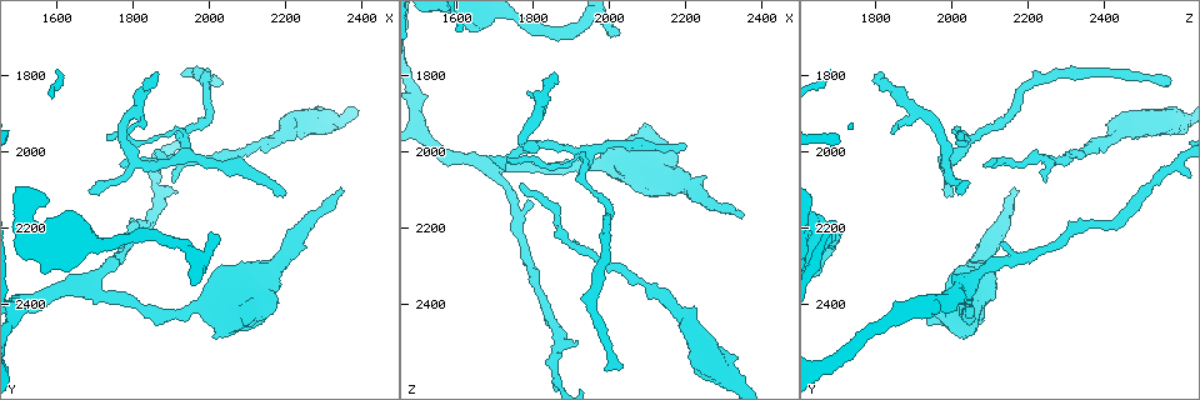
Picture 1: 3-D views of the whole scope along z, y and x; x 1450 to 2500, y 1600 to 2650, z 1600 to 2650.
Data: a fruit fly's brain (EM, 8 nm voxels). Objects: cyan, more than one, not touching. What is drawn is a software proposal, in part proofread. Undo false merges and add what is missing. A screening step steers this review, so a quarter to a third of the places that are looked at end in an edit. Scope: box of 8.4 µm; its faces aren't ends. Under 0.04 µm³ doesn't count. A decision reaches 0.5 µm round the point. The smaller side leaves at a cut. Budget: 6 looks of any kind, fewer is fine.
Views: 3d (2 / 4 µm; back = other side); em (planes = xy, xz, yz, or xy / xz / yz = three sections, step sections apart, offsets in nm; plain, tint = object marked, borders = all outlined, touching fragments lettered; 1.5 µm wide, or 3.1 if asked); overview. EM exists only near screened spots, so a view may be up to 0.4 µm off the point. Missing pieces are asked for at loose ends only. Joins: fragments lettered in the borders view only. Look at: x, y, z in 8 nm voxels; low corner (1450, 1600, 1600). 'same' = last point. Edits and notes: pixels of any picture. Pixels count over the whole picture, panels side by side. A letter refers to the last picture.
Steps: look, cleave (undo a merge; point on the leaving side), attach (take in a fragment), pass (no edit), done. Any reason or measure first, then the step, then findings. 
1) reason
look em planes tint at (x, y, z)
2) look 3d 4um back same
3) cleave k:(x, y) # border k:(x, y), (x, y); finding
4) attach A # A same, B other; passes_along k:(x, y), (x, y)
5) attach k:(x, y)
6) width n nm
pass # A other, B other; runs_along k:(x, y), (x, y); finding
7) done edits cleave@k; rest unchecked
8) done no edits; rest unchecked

thin neck
look 3d 2um at (1815, 2405, 2045)

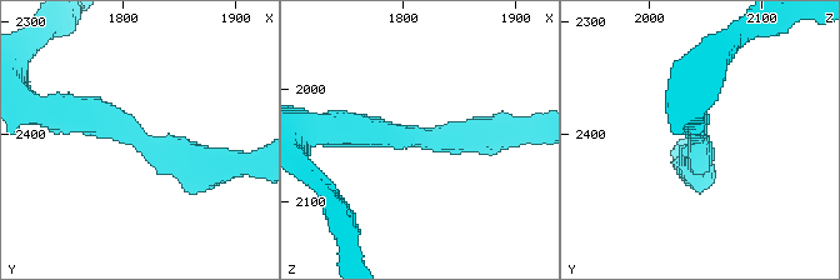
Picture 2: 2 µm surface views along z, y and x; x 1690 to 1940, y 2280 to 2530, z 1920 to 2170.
arm_widths 220, 280 nm
look em planes borders at (1814, 2400, 2042)

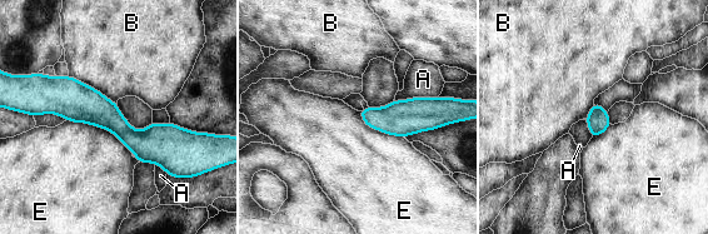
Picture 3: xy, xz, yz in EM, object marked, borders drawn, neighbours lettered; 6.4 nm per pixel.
pass # A other, B other, E other; runs_along 3:(44, 104), (89, 105), (130, 138), (190, 137); continuous, no second neuron

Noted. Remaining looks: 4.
free end
look em planes borders at (1860, 1785, 1815)

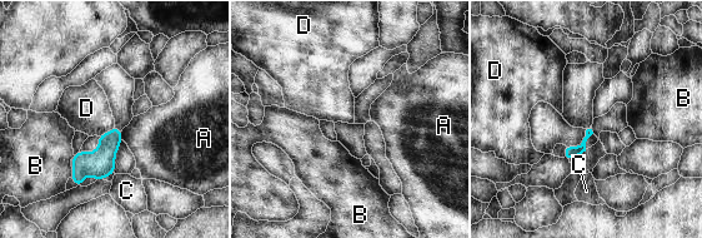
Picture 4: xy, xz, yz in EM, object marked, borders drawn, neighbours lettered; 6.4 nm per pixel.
pass # A other, B other, C other, D other; none of them fits

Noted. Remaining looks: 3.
look 3d 4um at (2000, 2220, 1700)

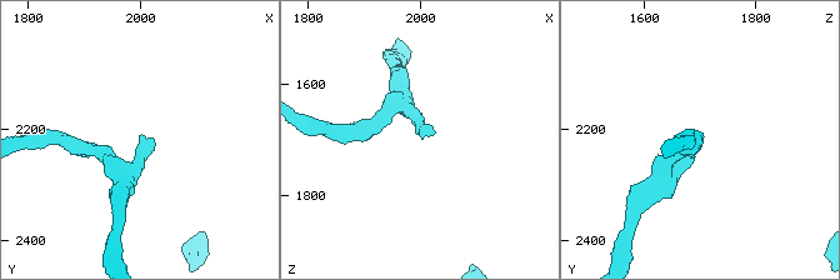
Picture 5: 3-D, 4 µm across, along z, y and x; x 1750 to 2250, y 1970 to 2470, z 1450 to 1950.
shape alone is not enough
look em planes borders at (2005, 2215, 1700)

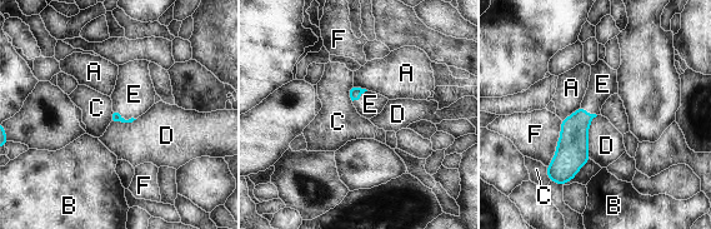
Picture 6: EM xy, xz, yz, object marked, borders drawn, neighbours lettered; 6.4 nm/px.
attach 6:(134, 94) # A other, B other, C other, D other, E same, F other; passes_along 6:(116, 117), (124, 119), (134, 94); it goes on there

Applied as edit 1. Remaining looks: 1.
done edits attach@6; rest unchecked

